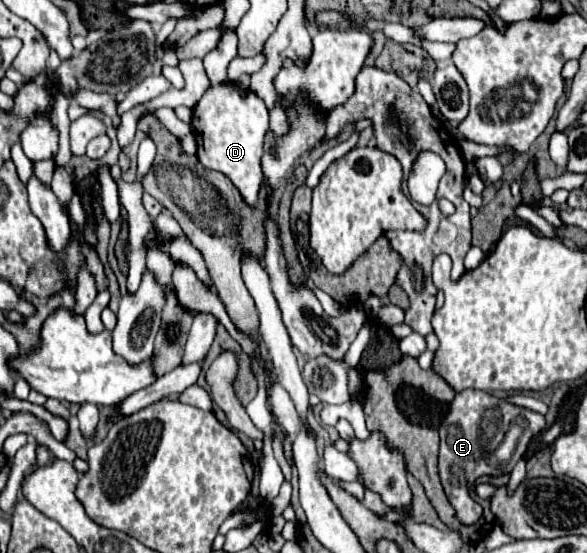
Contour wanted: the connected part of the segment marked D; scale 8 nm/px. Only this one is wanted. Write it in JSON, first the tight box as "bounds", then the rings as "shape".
{"bounds":[192,83,268,207],"shape":[[[220,83],[220,87],[210,87],[204,97],[196,103],[192,113],[192,131],[198,141],[198,159],[204,167],[224,173],[240,191],[248,207],[256,207],[260,185],[262,185],[262,145],[268,131],[268,107],[252,91],[240,95],[236,83]]]}

